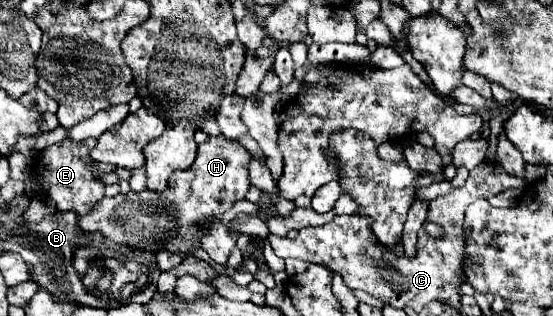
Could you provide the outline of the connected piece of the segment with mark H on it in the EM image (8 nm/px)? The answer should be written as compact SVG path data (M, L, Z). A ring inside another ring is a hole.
M214 136L198 146L196 162L186 172L174 172L168 178L168 186L162 192L142 192L130 190L128 194L118 194L114 198L104 198L86 216L78 218L78 226L86 234L102 232L106 240L118 246L128 246L132 250L154 252L168 248L178 254L192 254L200 248L202 230L208 228L212 220L220 220L238 200L244 200L250 190L248 164L252 156L248 150L232 138Z

